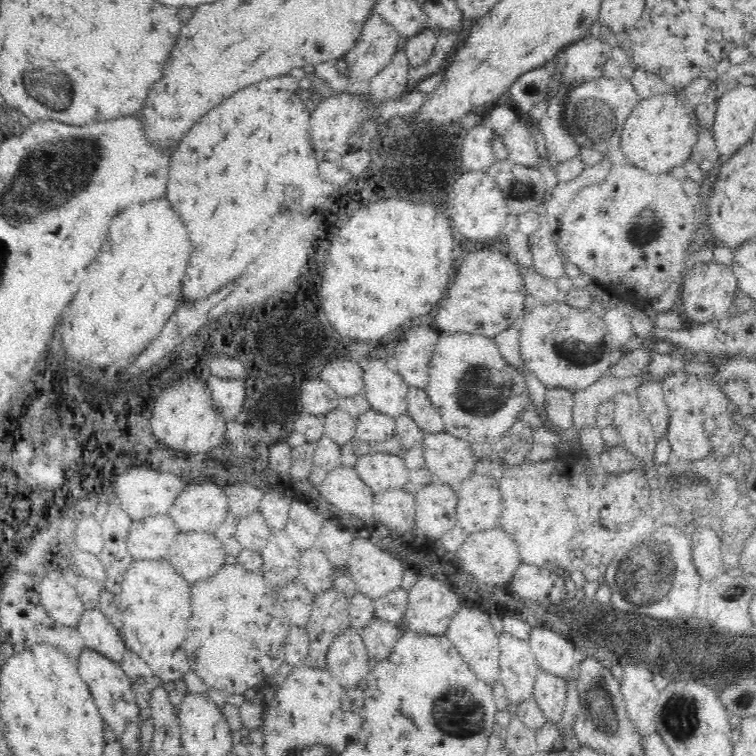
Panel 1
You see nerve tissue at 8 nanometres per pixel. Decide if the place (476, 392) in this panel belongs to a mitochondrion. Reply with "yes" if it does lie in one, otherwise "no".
yes

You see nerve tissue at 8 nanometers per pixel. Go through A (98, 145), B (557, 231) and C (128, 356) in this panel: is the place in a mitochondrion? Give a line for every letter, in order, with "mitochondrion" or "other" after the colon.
A: mitochondrion
B: other
C: other

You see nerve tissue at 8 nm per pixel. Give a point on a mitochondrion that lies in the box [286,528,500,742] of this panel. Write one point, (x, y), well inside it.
(458, 715)

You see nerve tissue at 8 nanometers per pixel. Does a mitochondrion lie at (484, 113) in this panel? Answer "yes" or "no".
no

